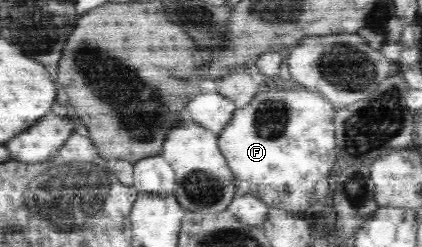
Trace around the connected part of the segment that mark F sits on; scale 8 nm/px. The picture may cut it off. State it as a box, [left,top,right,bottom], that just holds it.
[218,88,335,212]

